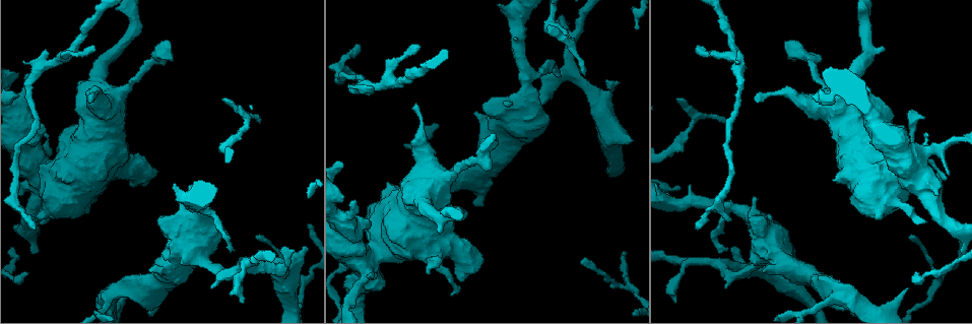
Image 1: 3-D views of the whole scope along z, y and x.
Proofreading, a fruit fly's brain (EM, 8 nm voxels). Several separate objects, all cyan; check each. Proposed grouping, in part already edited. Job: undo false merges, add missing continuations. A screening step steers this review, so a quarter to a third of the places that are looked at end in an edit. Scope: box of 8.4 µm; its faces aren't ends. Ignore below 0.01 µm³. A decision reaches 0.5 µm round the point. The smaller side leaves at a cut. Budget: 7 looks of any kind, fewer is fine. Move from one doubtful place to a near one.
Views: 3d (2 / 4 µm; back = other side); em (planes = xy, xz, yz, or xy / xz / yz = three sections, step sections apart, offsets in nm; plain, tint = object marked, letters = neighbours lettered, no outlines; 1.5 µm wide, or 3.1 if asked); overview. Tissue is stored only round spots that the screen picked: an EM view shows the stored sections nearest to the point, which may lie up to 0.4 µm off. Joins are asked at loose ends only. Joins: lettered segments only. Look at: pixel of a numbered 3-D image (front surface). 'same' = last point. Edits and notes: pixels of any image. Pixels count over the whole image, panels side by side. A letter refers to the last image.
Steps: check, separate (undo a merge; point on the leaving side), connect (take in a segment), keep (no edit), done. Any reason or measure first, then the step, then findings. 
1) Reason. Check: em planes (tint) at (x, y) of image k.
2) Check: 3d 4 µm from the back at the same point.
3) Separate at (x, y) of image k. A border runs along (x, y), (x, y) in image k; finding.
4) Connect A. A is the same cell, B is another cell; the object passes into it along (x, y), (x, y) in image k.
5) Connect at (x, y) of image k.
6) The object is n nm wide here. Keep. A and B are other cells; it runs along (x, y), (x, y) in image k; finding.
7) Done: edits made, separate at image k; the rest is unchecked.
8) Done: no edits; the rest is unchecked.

Check: em xz step 4 (tint) at (169, 45) of image 1.

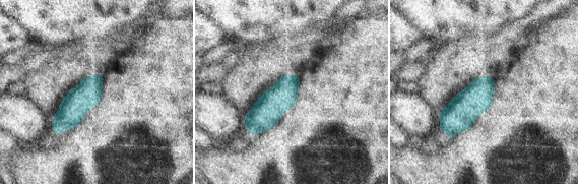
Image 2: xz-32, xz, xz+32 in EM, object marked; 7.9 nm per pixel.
Cut it another way. Check: em planes (letters) at the same point.

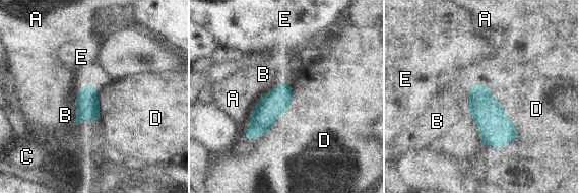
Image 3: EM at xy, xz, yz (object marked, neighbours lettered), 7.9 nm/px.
The longest contact is with D, 550 nm. Keep. A, B, C, D and E are other cells; a border runs along (292, 82), (288, 107), (250, 140) in image 3; none of them fits.

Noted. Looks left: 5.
Calibre changes. Check: em yz step 8 (plain) at (739, 81) of image 1.

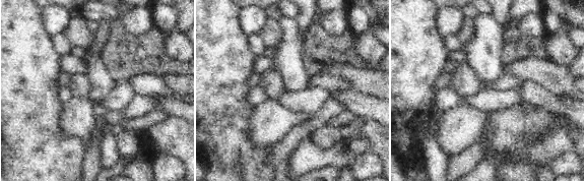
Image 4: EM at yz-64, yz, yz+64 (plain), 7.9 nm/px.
Check: em yz step 8 (letters) at the same point.

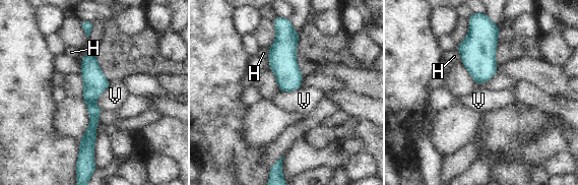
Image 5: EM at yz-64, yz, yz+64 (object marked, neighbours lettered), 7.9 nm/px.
Keep. H and V are other cells; a border runs along (112, 82), (94, 101), (102, 111) in image 5; continuous, no second neuron.

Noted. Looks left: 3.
Free end. Check: 3d 4 µm at (354, 201) of image 1.

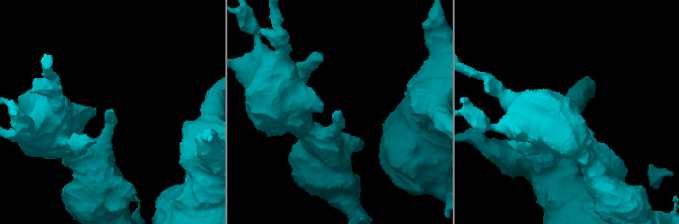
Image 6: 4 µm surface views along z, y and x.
Check: em planes (letters) at (112, 109) of image 6.

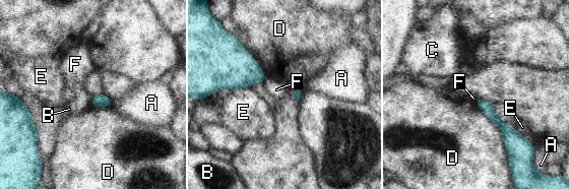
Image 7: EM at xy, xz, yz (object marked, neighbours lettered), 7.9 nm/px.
Keep. A, B, C, D, E and F are other cells; it runs along (478, 100), (509, 133), (512, 145) in image 7; none of them fits.

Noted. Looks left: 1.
Done: no edits; the rest is unchecked.

